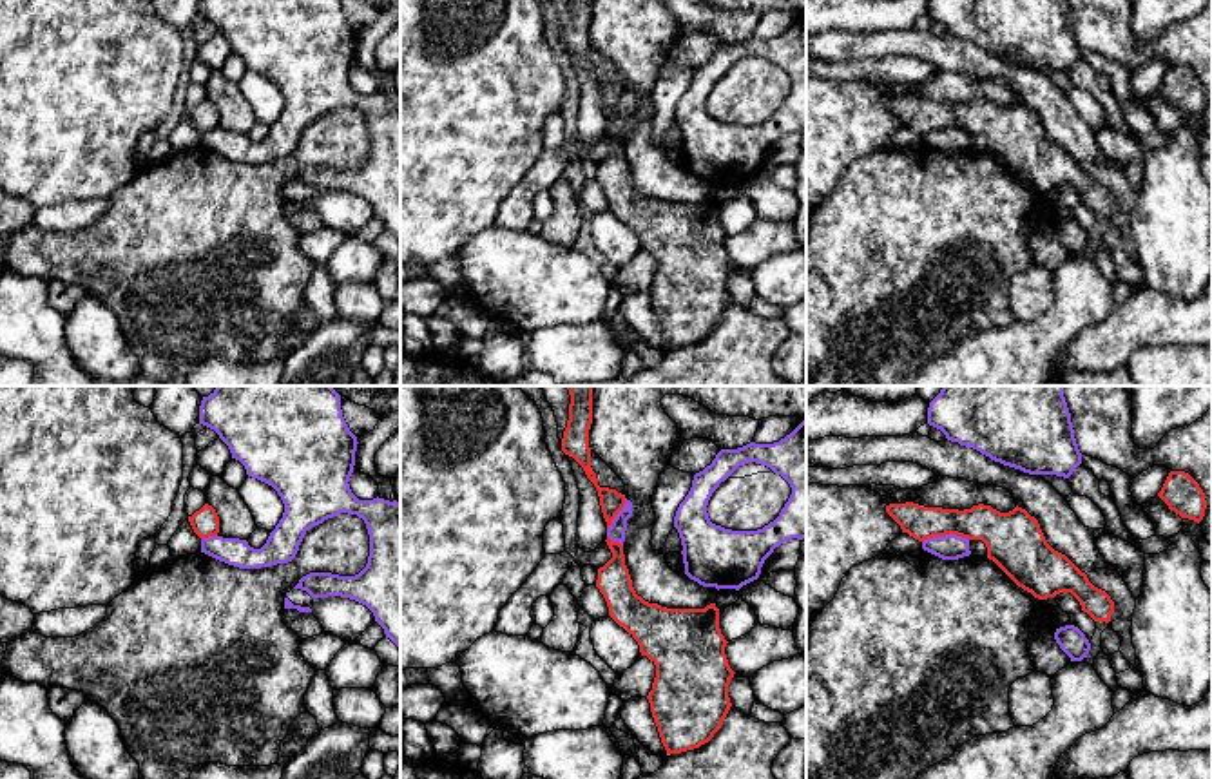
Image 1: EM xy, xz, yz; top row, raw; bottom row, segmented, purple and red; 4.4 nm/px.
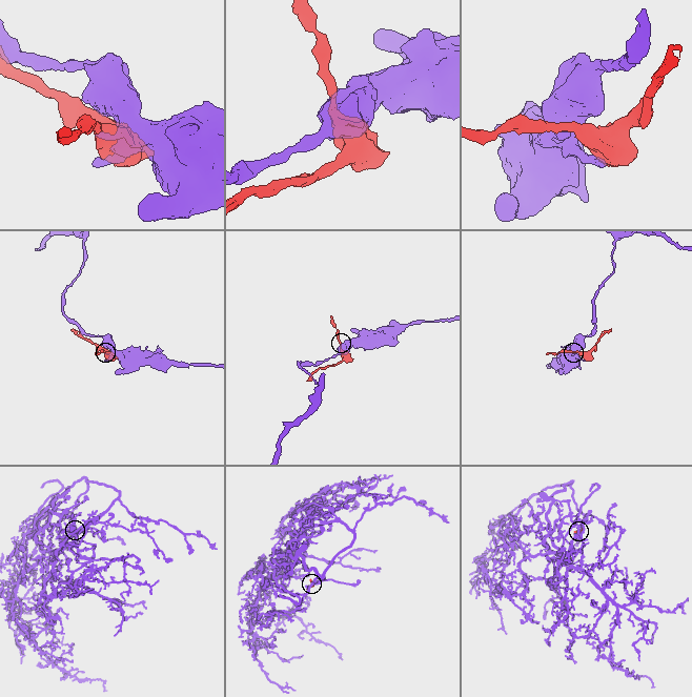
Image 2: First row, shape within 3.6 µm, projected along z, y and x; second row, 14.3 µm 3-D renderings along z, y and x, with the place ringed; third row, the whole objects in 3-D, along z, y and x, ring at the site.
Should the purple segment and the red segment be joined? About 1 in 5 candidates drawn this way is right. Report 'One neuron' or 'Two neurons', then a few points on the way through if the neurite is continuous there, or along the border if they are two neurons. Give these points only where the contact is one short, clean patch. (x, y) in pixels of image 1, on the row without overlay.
Two neurons. Boundary: yz (968, 133), (941, 129), (928, 131), (923, 136)

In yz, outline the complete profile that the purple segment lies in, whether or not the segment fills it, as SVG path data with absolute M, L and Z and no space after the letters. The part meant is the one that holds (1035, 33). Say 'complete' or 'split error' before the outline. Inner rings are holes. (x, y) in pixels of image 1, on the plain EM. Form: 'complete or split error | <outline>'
complete | M929 0L928 18L1029 69L1069 72L1082 58L1067 0Z

